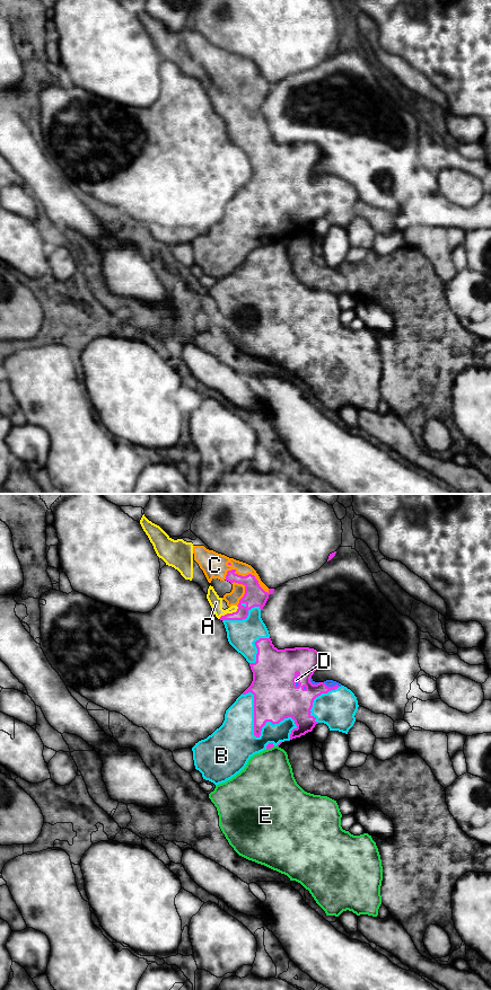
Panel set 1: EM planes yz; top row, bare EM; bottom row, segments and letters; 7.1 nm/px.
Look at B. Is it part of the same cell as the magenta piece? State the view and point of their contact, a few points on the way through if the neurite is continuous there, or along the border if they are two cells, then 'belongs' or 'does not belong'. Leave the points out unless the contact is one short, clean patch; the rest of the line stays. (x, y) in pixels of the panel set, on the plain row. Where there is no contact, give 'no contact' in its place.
contact yz (260, 228); belongs

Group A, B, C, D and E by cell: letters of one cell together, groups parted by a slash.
A B C D / E

